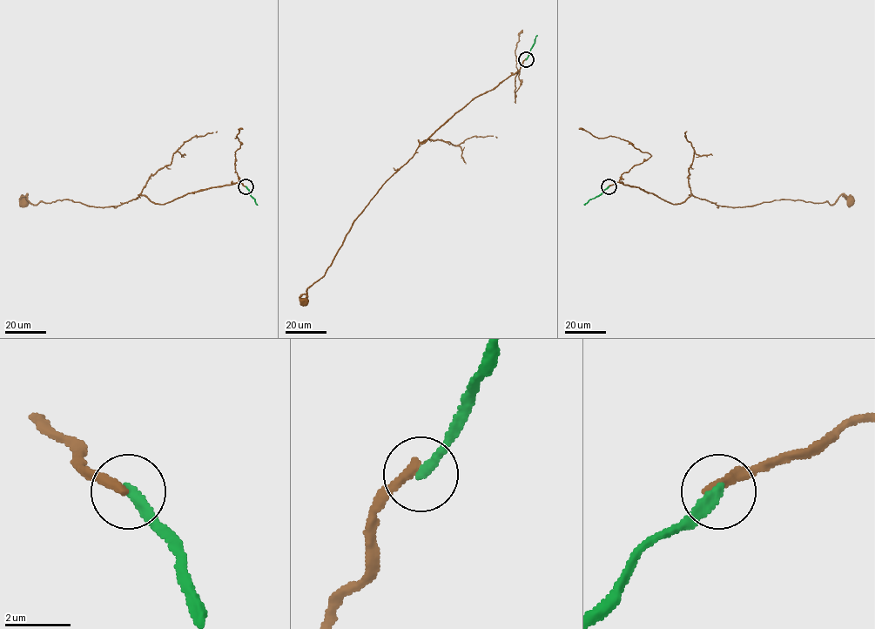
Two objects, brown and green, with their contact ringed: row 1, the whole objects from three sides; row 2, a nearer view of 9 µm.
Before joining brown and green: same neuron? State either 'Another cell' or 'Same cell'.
Another cell

